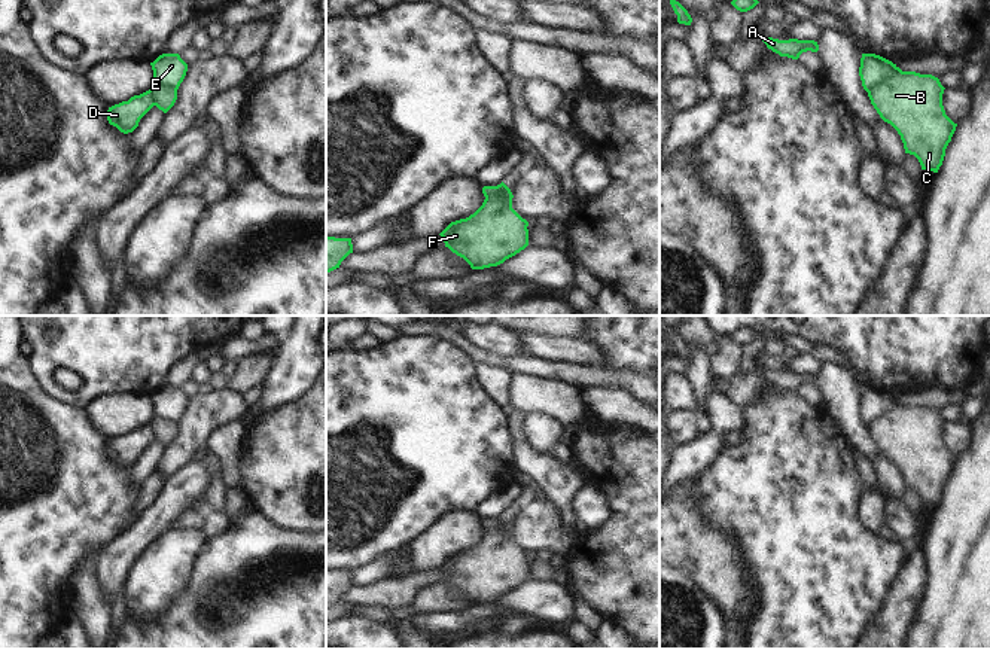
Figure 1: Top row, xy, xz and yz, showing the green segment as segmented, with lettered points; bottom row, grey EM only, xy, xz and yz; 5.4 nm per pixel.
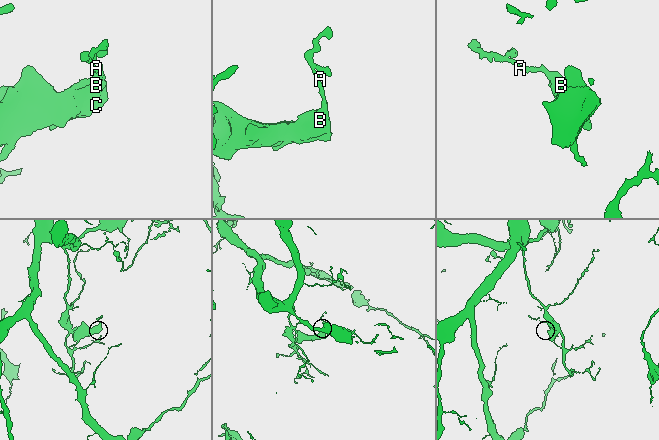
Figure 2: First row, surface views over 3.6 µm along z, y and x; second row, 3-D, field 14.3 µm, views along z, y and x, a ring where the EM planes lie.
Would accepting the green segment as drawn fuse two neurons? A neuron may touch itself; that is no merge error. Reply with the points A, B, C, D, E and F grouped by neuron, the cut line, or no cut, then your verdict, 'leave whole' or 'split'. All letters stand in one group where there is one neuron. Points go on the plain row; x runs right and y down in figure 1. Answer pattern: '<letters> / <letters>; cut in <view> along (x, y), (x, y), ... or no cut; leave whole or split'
A D E / B C F; cut in yz along (898, 401), (868, 426); split

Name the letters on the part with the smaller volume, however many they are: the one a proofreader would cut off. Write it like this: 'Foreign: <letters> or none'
Foreign: B, C, F

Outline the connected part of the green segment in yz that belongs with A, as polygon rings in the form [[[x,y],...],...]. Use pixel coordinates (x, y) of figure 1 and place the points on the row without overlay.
[[[759,371],[768,383],[779,387],[780,390],[788,390],[792,393],[798,393],[802,386],[811,384],[817,386],[819,378],[814,374],[798,374],[798,372],[789,372],[789,374],[779,374],[773,371]]]

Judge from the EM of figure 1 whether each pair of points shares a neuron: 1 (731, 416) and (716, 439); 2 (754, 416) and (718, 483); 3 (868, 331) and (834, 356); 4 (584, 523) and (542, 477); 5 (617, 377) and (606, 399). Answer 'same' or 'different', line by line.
1: same
2: same
3: different
4: different
5: different

